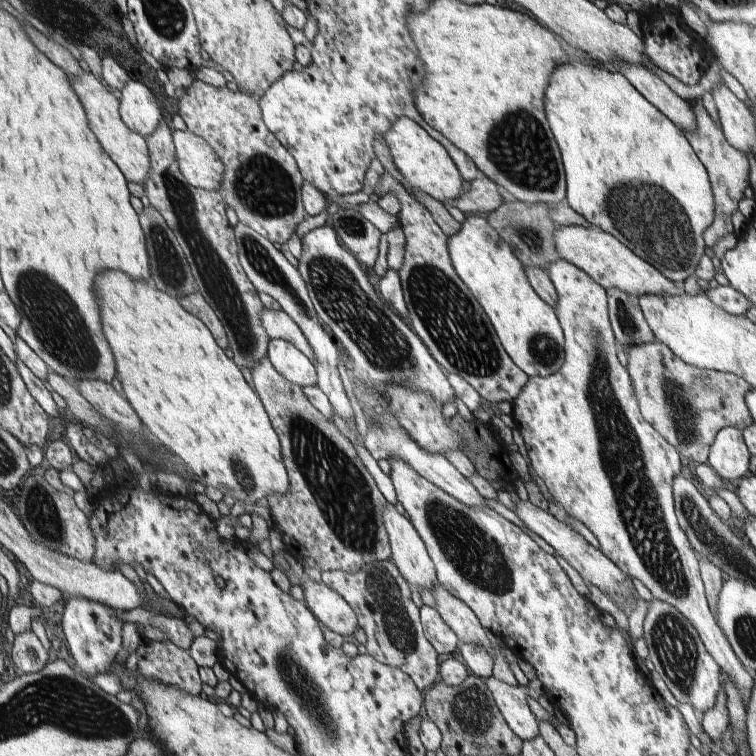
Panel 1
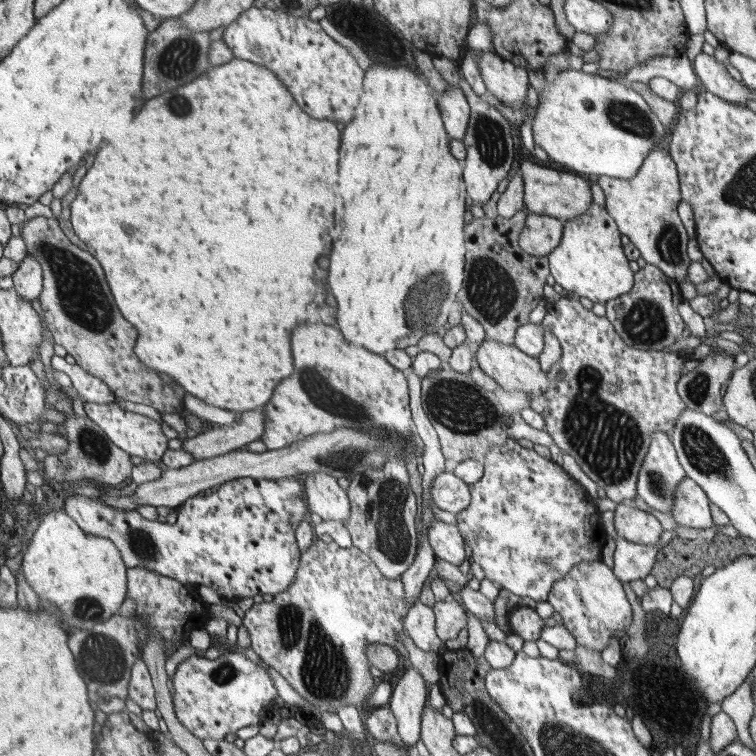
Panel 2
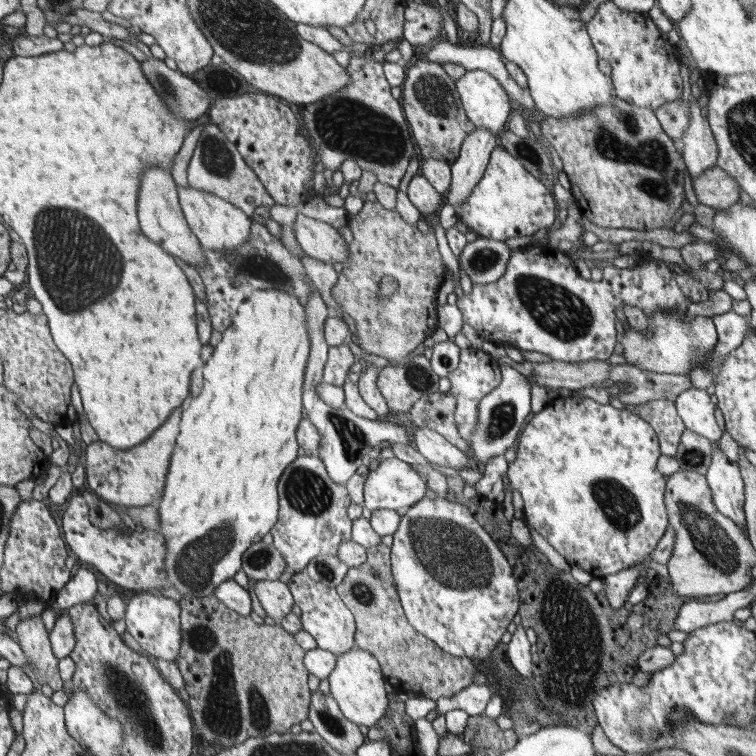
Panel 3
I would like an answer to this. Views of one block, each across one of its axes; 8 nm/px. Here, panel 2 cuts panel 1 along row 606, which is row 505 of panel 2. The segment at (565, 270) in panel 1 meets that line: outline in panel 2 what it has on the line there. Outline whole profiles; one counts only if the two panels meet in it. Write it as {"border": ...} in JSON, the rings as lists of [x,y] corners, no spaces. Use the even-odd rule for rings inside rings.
{"border":[[[685,478],[676,489],[670,515],[682,526],[690,528],[714,527],[709,498],[695,480]]]}

